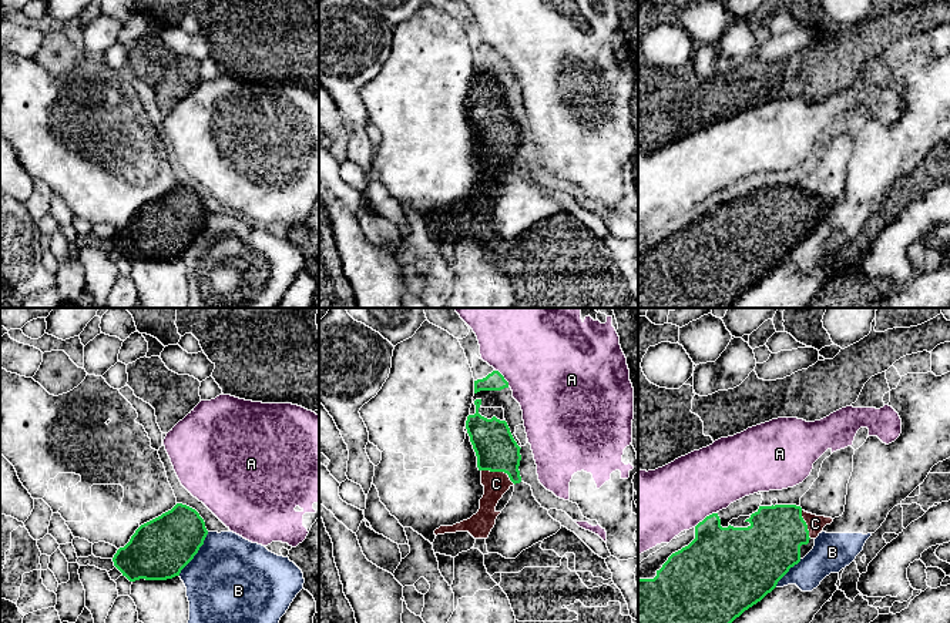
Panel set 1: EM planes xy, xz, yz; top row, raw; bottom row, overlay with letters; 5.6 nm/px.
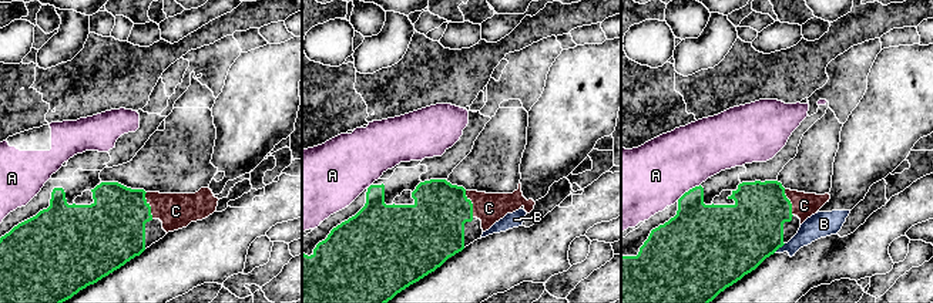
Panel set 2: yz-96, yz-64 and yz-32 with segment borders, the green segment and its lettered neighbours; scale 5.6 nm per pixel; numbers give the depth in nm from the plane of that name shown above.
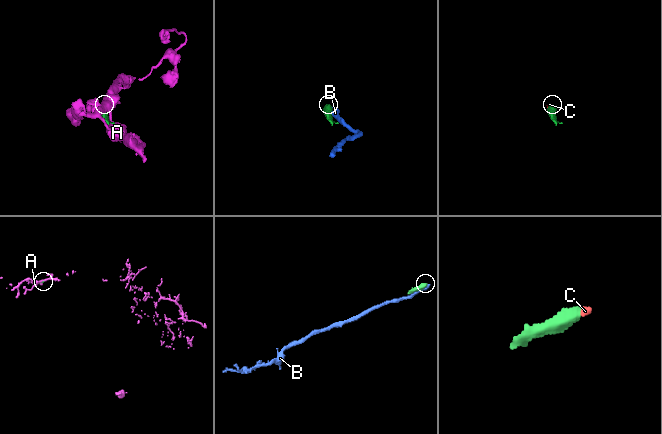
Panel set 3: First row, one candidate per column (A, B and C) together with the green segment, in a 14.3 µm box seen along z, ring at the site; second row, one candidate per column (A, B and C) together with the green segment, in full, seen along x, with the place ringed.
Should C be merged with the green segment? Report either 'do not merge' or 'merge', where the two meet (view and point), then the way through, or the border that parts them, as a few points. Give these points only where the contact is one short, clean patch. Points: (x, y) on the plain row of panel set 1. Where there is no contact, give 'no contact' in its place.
merge; contact xz (499, 151)

